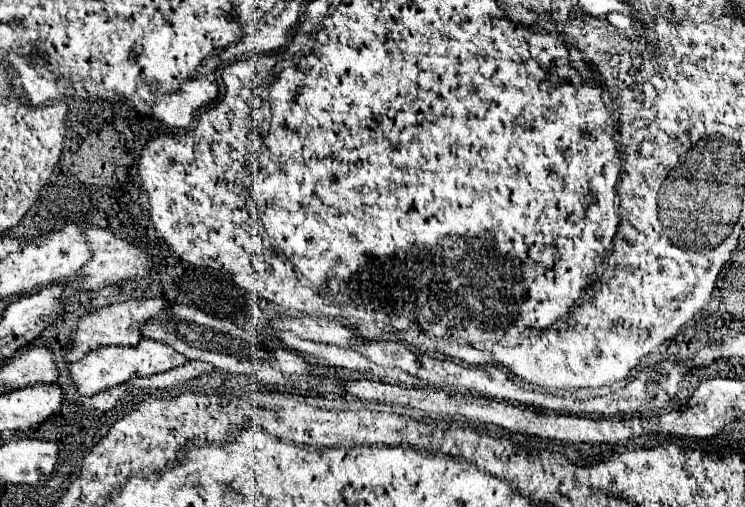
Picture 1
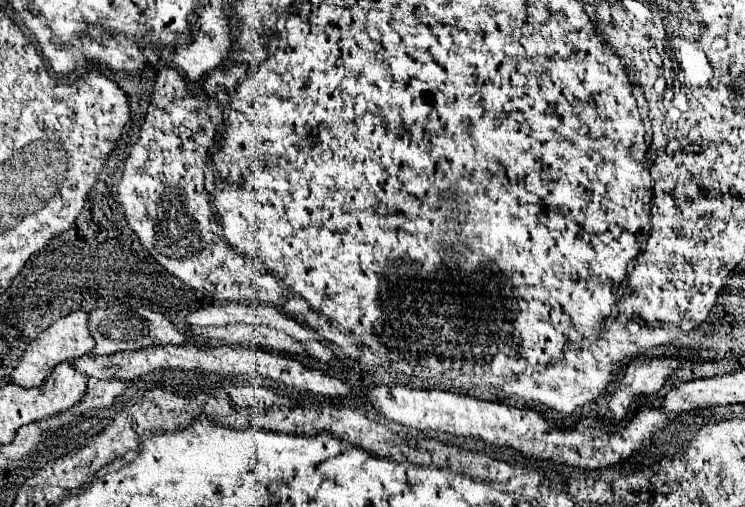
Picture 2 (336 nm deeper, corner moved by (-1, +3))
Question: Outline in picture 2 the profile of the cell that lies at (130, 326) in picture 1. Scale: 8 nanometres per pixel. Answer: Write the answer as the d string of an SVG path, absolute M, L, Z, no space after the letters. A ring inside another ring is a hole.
M77 310L77 312L71 312L63 318L59 318L57 322L53 322L37 340L33 340L21 360L19 360L19 366L13 370L11 374L11 382L19 384L19 386L41 386L41 382L53 372L53 368L63 362L63 360L73 360L73 358L79 358L79 356L85 356L93 350L95 342L89 334L89 312L85 310Z

